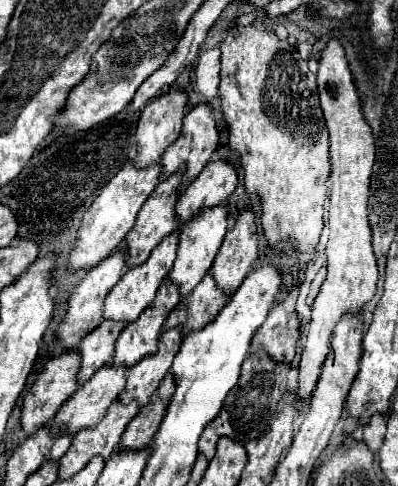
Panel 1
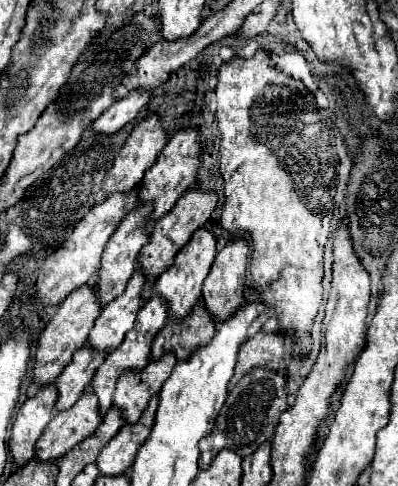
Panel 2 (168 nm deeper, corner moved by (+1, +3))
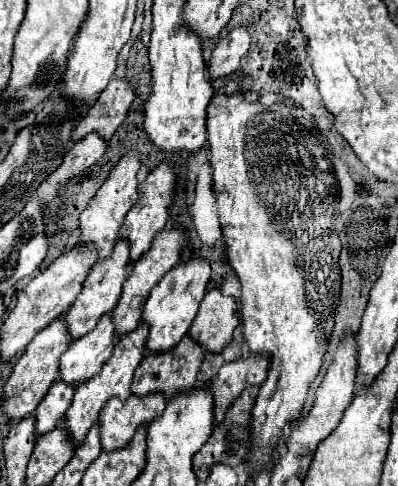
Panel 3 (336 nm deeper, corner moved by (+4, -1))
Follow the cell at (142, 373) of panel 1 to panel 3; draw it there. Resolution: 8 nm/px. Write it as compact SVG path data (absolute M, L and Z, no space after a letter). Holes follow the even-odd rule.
M150 393L146 397L132 395L130 399L110 399L100 411L100 435L102 449L120 449L134 437L140 423L150 423L166 407L162 393Z

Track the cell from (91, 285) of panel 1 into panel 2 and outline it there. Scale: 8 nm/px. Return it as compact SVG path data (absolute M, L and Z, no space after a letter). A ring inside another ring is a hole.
M83 285L77 291L73 291L59 305L59 309L55 311L55 315L51 317L51 321L47 323L47 327L43 329L43 333L37 339L37 353L35 353L35 365L33 365L33 383L37 387L45 387L45 385L55 383L55 379L61 375L61 371L71 361L73 353L77 349L85 347L87 335L89 335L99 313L101 313L101 307L97 303L95 287L89 287L89 285Z

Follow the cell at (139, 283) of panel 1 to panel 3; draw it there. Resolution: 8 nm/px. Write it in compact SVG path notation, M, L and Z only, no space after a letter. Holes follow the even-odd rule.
M112 313L100 317L98 325L90 335L76 339L60 359L60 379L66 383L80 385L96 375L106 359L112 357L118 335Z

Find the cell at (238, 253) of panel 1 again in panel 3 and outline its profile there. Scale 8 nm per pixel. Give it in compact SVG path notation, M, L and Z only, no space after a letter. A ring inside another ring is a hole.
M216 285L208 291L200 303L200 311L190 327L190 335L202 343L208 351L222 351L232 339L232 331L238 325L238 301L228 297Z

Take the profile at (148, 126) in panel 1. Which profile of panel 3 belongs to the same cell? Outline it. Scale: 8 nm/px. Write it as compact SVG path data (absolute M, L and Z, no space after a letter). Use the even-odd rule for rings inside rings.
M134 149L126 151L120 157L120 161L114 165L114 169L110 171L110 175L104 181L104 185L92 197L90 205L80 215L80 229L82 229L80 243L92 241L96 245L96 249L98 249L98 257L100 259L110 255L110 251L112 251L112 247L114 247L114 243L118 239L118 231L120 231L120 225L122 225L126 213L138 201L138 179L136 179L136 173L138 173L140 165L142 165L140 153L134 151Z

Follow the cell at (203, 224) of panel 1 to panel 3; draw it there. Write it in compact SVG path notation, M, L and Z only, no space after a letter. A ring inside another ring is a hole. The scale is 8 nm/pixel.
M190 257L186 263L178 263L174 269L170 269L168 275L158 285L154 285L142 311L142 321L150 325L146 341L146 347L150 351L172 349L188 333L190 323L194 321L200 301L206 293L208 281L210 281L210 263L202 257Z

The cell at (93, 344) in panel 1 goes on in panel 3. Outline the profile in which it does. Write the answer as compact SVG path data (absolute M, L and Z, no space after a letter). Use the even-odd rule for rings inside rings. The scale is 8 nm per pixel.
M56 381L48 395L42 399L42 403L38 405L38 409L34 411L36 415L36 433L42 435L50 429L54 429L56 425L62 423L66 409L72 405L72 395L74 395L74 385L64 383L64 381Z

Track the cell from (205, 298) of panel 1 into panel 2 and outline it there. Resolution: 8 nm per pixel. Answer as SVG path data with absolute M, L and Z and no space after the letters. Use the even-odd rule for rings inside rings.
M195 305L183 323L167 321L151 345L151 361L161 359L165 353L175 353L177 359L189 359L197 347L203 347L215 335L215 321L207 315L203 305Z

